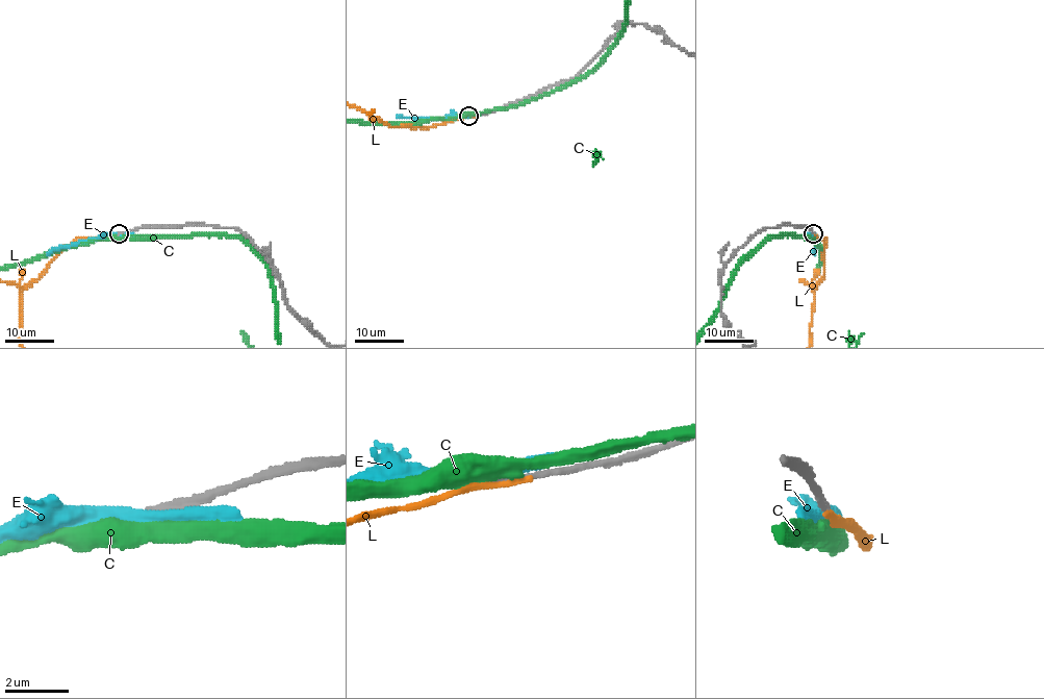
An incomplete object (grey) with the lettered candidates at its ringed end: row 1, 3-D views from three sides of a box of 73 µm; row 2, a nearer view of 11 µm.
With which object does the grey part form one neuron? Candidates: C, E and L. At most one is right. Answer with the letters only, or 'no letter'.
no letter

